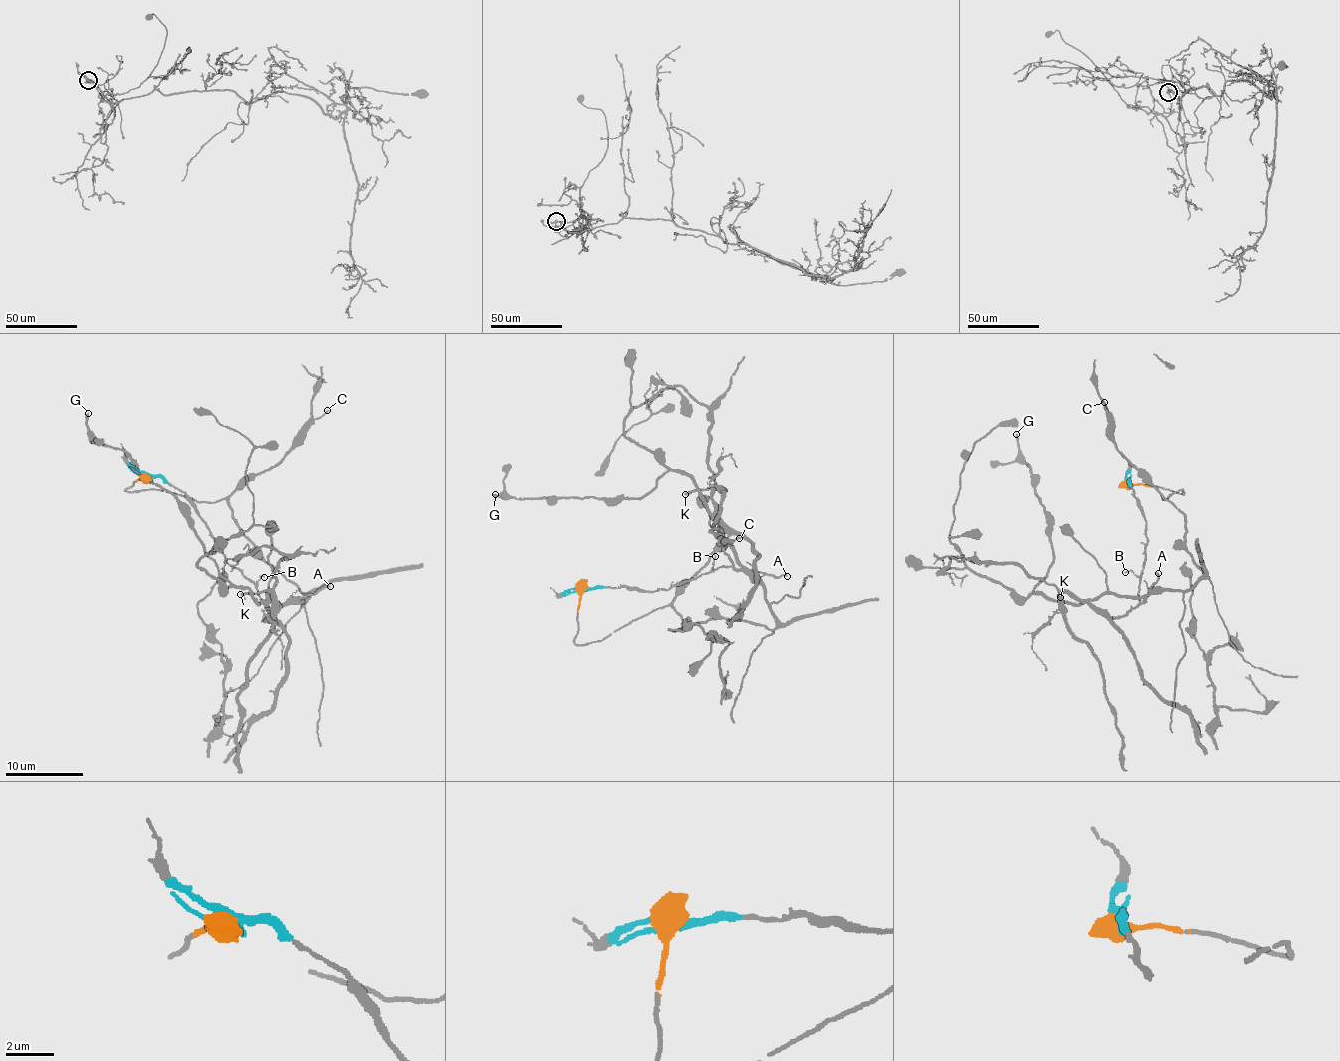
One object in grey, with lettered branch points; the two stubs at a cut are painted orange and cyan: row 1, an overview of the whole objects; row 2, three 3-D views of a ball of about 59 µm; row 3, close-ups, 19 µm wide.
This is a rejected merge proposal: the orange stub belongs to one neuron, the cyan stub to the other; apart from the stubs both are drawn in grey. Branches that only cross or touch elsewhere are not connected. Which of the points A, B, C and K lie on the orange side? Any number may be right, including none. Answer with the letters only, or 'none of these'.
C

